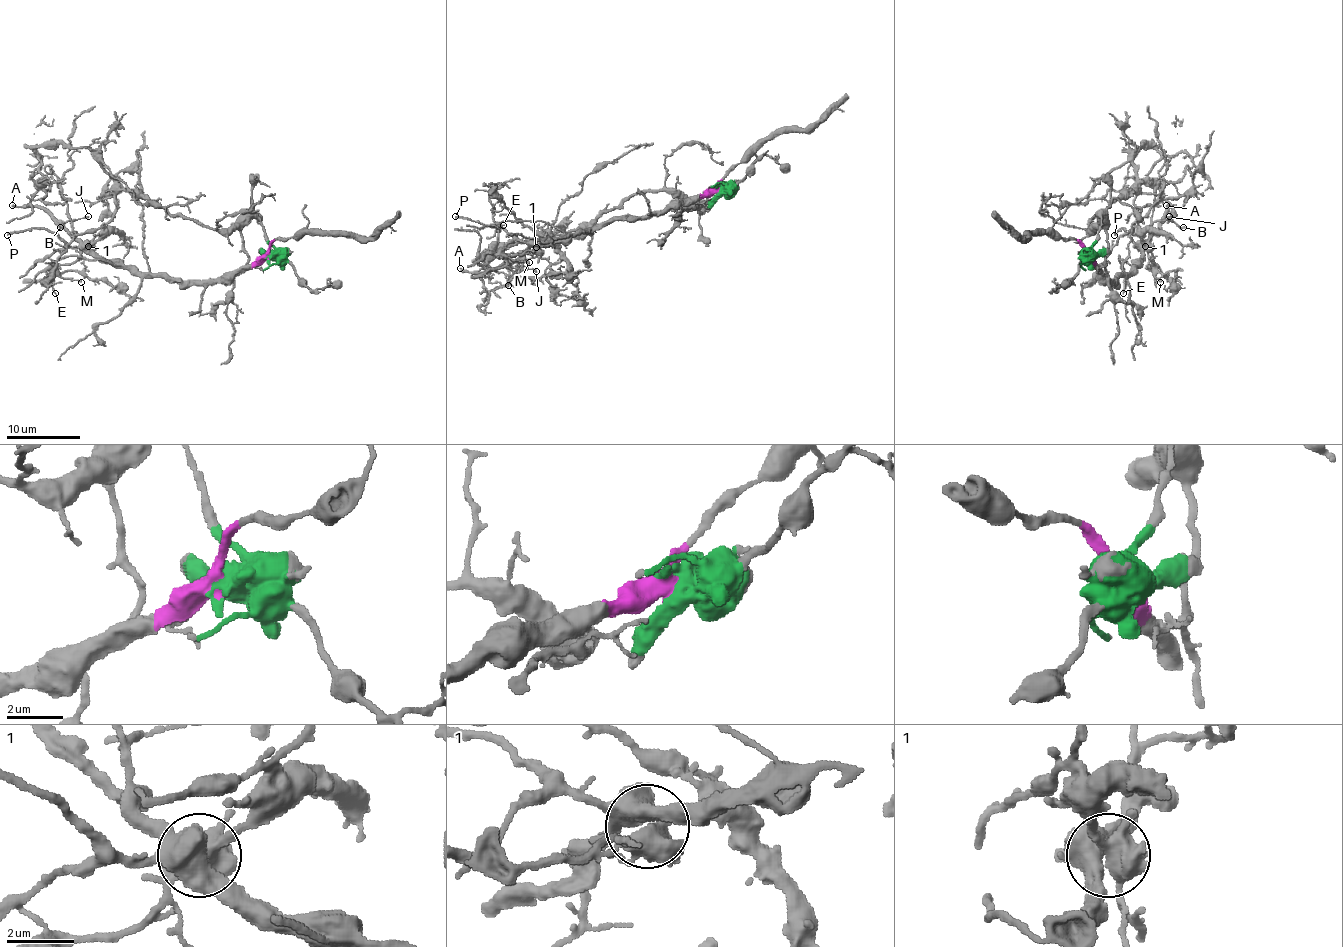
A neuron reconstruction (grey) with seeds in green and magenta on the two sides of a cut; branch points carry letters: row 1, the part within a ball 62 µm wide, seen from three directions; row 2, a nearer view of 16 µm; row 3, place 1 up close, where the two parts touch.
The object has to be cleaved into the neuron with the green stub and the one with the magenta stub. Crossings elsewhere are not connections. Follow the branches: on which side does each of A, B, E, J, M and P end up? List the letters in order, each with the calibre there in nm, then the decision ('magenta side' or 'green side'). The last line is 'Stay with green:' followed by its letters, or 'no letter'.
A: 240 nm | magenta side
B: 190 nm | magenta side
E: 130 nm | magenta side
J: 170 nm | magenta side
M: 140 nm | green side
P: 200 nm | magenta side
Stay with green: M

